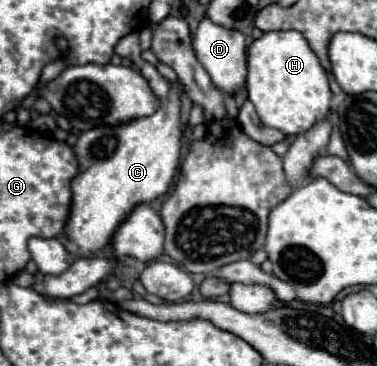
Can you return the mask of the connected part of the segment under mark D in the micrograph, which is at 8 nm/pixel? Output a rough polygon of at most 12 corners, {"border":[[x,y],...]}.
{"border":[[204,18],[194,52],[212,82],[236,94],[246,82],[244,34]]}

